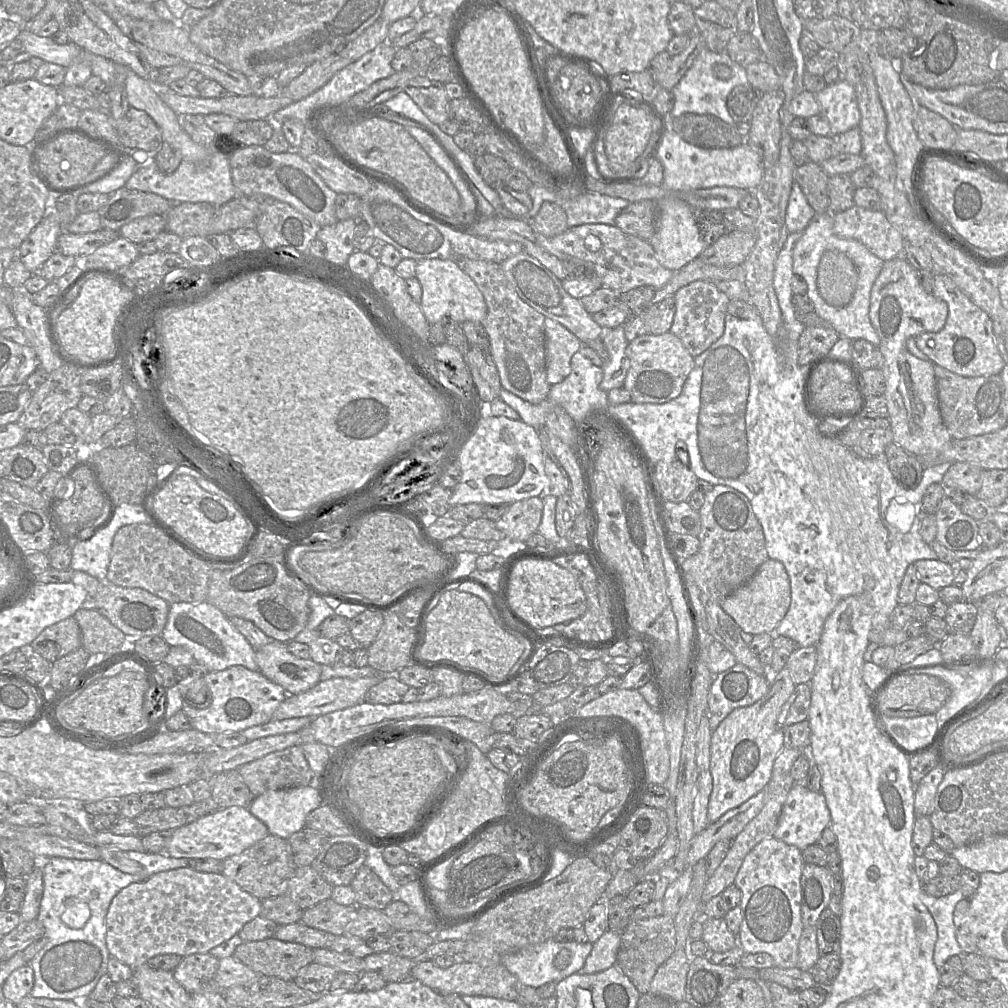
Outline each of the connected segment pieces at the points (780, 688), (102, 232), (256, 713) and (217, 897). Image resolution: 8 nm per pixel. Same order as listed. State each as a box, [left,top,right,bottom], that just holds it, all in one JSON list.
[[708,666,795,823],[56,228,119,258],[182,665,287,735],[105,867,262,968]]

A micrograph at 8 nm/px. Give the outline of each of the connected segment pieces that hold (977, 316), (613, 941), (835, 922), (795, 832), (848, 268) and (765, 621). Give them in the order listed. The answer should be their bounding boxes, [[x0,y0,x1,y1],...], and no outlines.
[[915,273,1004,377],[579,930,621,974],[816,908,840,957],[773,783,831,851],[817,250,858,307],[719,559,791,634]]

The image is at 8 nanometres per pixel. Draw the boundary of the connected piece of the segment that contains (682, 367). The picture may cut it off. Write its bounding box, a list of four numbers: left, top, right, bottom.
[623,332,695,403]

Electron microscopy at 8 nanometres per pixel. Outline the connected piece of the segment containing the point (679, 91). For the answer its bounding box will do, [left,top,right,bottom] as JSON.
[670,47,748,124]

